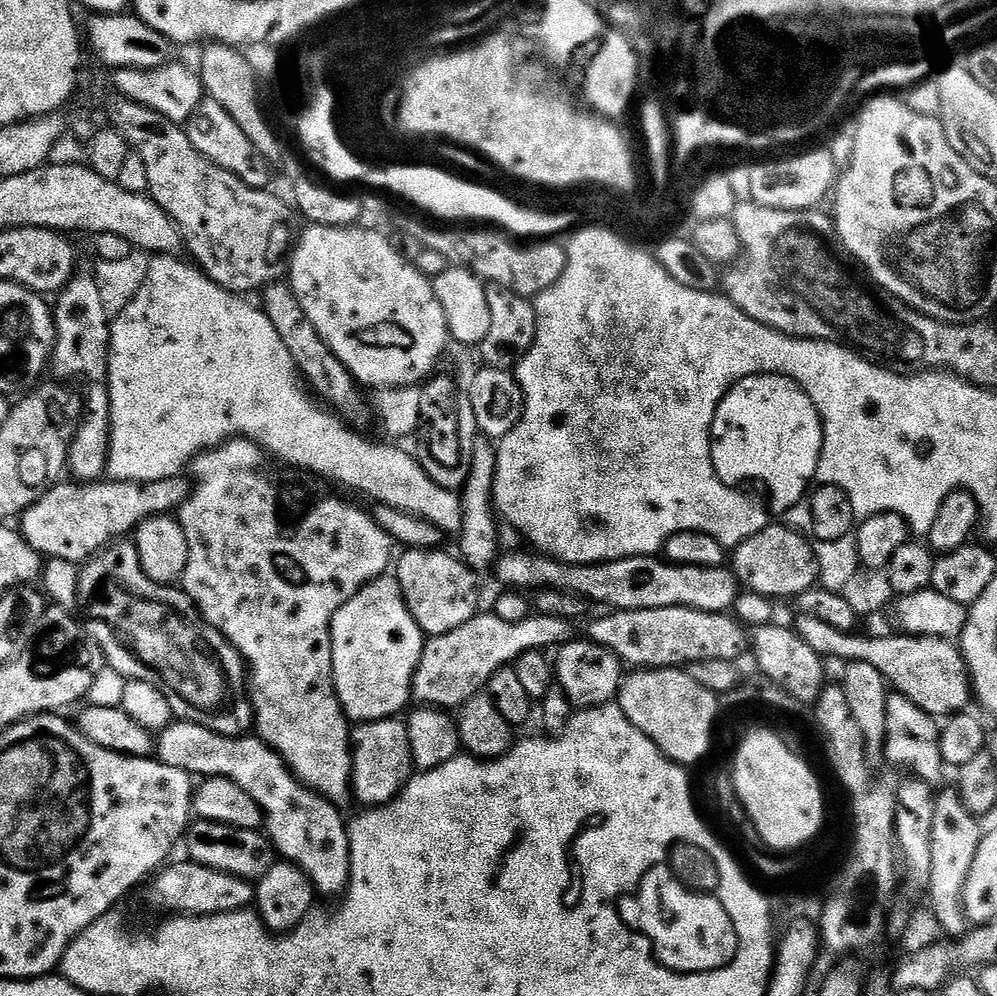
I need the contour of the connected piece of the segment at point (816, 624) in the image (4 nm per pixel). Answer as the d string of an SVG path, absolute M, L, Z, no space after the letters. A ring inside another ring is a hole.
M807 614L797 615L794 630L806 642L806 646L814 649L819 656L831 658L837 656L843 662L870 662L870 666L874 666L889 685L895 691L900 692L910 702L914 702L914 706L918 706L922 710L926 710L931 716L937 718L947 718L963 712L969 707L968 696L970 700L970 677L968 675L968 667L964 665L964 653L951 640L944 640L941 636L913 636L911 634L891 634L882 638L874 638L867 634L859 634L855 631L843 632L834 626L830 626L826 622L822 622L816 616Z

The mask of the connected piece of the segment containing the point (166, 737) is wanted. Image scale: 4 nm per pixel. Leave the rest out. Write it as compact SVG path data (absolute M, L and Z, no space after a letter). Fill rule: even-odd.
M173 722L159 733L154 744L154 752L166 766L180 768L193 777L221 776L242 786L242 790L246 790L246 794L250 794L250 798L254 798L254 802L258 802L258 806L264 811L266 835L272 841L273 849L279 855L281 852L284 855L281 857L285 861L300 867L311 878L313 888L321 897L336 895L339 897L347 889L352 863L350 862L348 824L340 817L341 809L331 804L324 796L319 796L311 788L300 783L296 775L288 769L282 757L269 744L265 744L259 735L223 736L210 731L206 726Z

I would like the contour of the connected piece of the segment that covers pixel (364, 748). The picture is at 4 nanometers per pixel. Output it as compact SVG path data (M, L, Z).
M403 719L370 720L352 728L352 787L364 806L389 804L413 775L408 725Z

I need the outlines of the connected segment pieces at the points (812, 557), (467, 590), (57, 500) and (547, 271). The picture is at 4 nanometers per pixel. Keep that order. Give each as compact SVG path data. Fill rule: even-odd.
M777 522L737 546L731 553L730 567L747 591L773 598L795 598L817 587L816 552L812 547L813 541L805 533Z
M404 550L399 553L394 564L394 579L400 584L404 595L404 601L408 603L408 609L412 617L418 622L418 626L431 638L450 634L450 630L458 630L466 622L470 622L478 614L479 586L477 573L471 570L459 555L444 552L445 550Z
M183 475L158 482L135 484L132 480L101 479L99 482L57 482L19 517L24 541L44 558L62 558L79 565L87 562L110 542L131 533L146 518L172 514L190 495Z
M448 226L445 232L437 234L430 240L431 247L437 248L448 259L454 268L464 268L480 277L488 284L497 284L509 288L514 294L535 298L541 296L550 286L554 286L562 278L568 261L568 249L563 243L552 238L544 238L539 242L517 242L511 235L488 226Z

